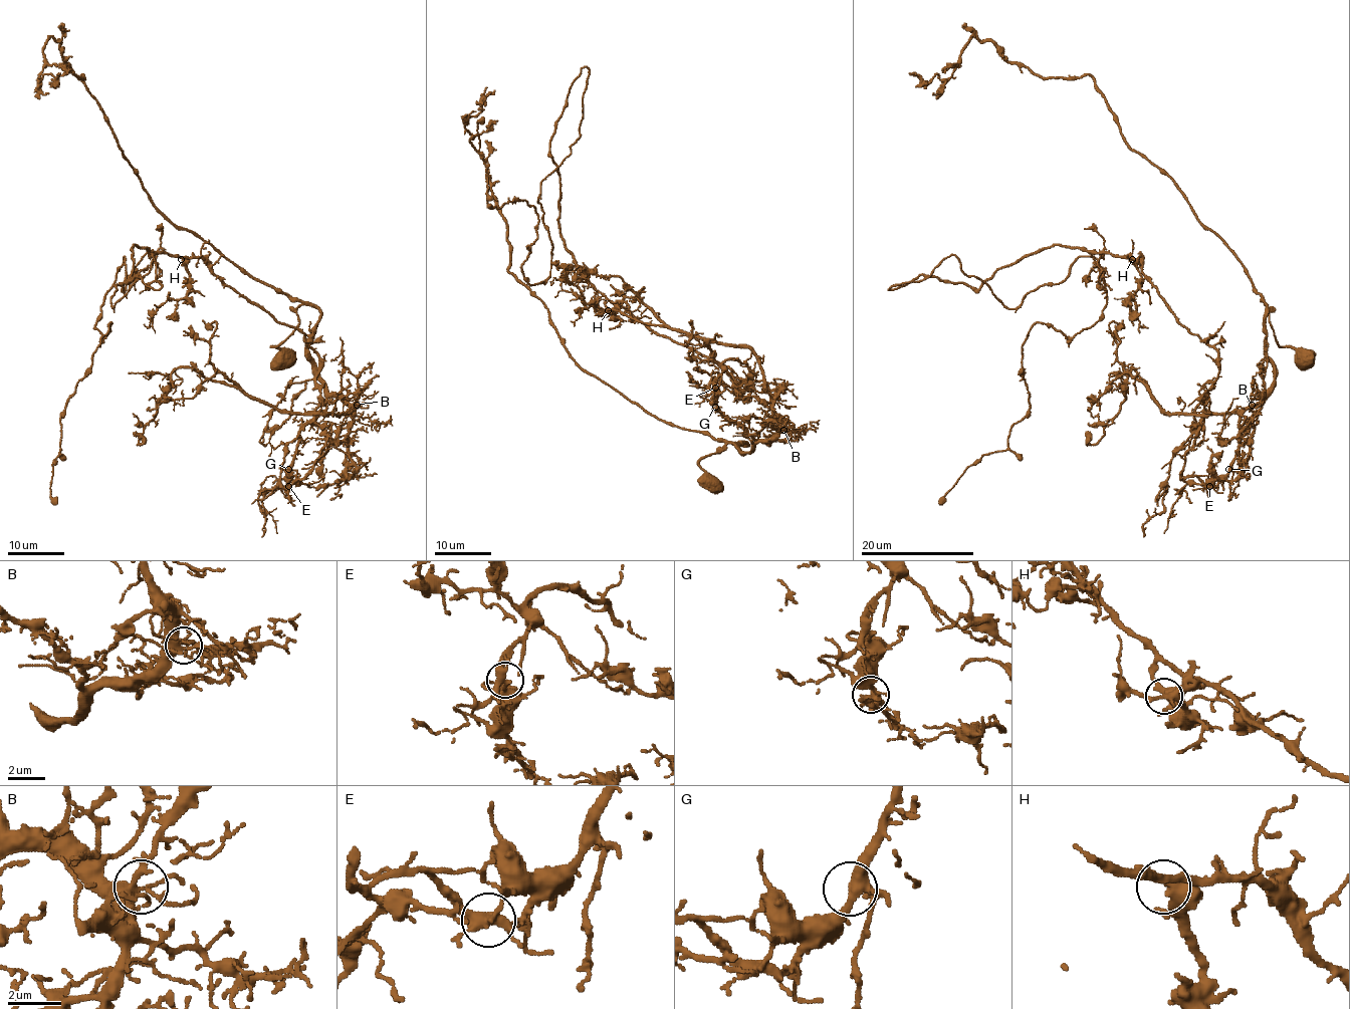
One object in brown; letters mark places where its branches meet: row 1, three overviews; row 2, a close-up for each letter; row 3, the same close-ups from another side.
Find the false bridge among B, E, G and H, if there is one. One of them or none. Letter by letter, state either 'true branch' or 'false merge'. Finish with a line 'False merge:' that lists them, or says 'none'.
B: true branch
E: false merge
G: true branch
H: true branch
False merge: E

